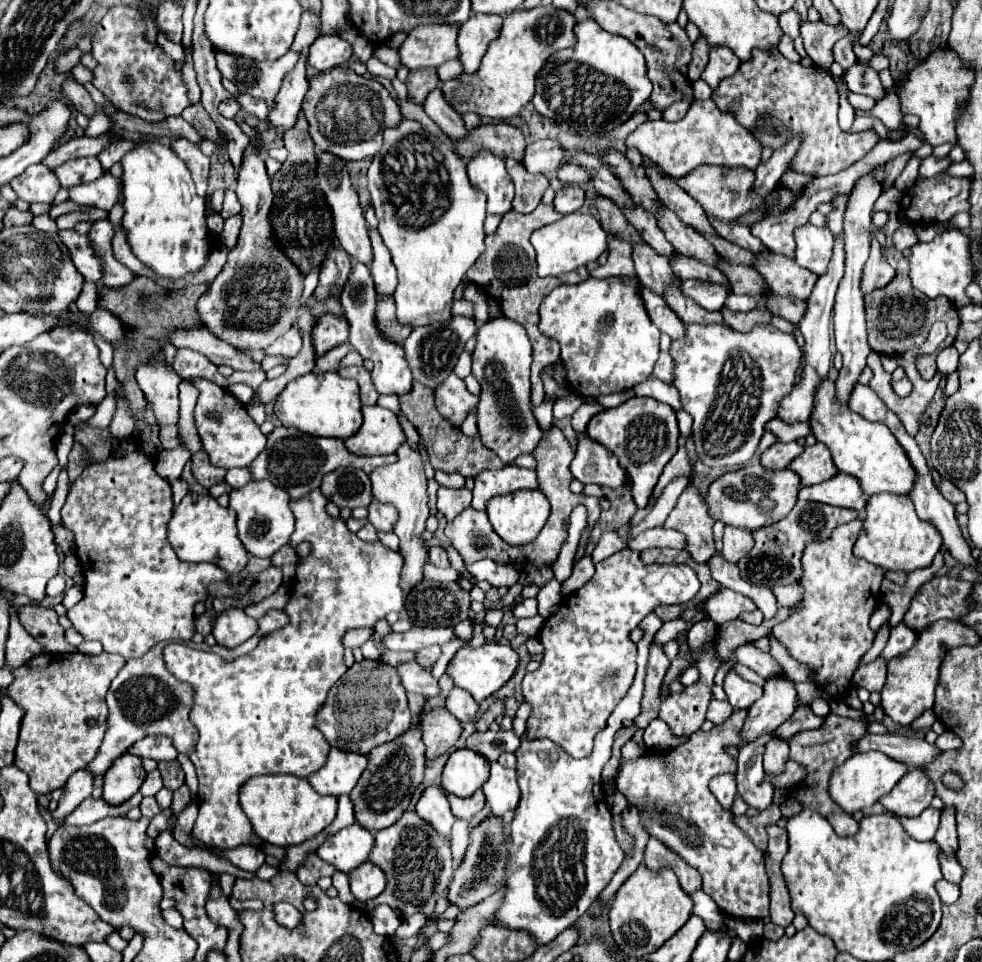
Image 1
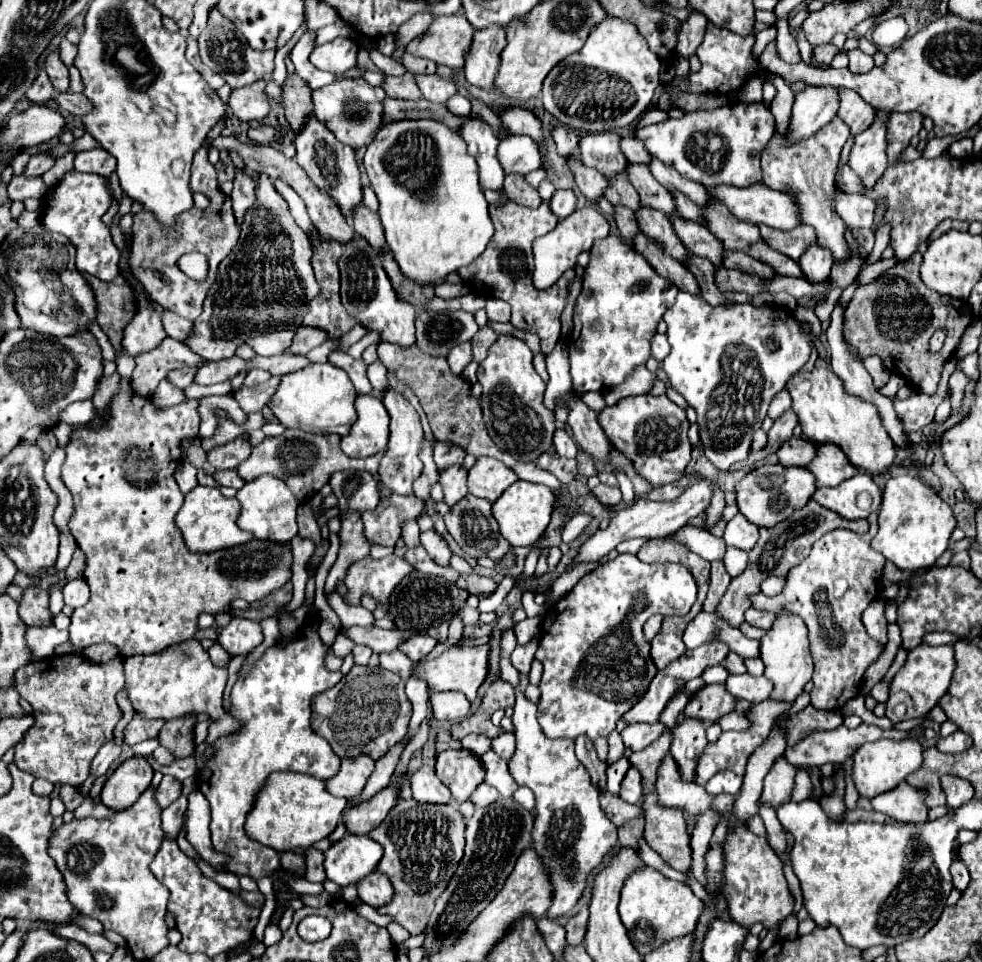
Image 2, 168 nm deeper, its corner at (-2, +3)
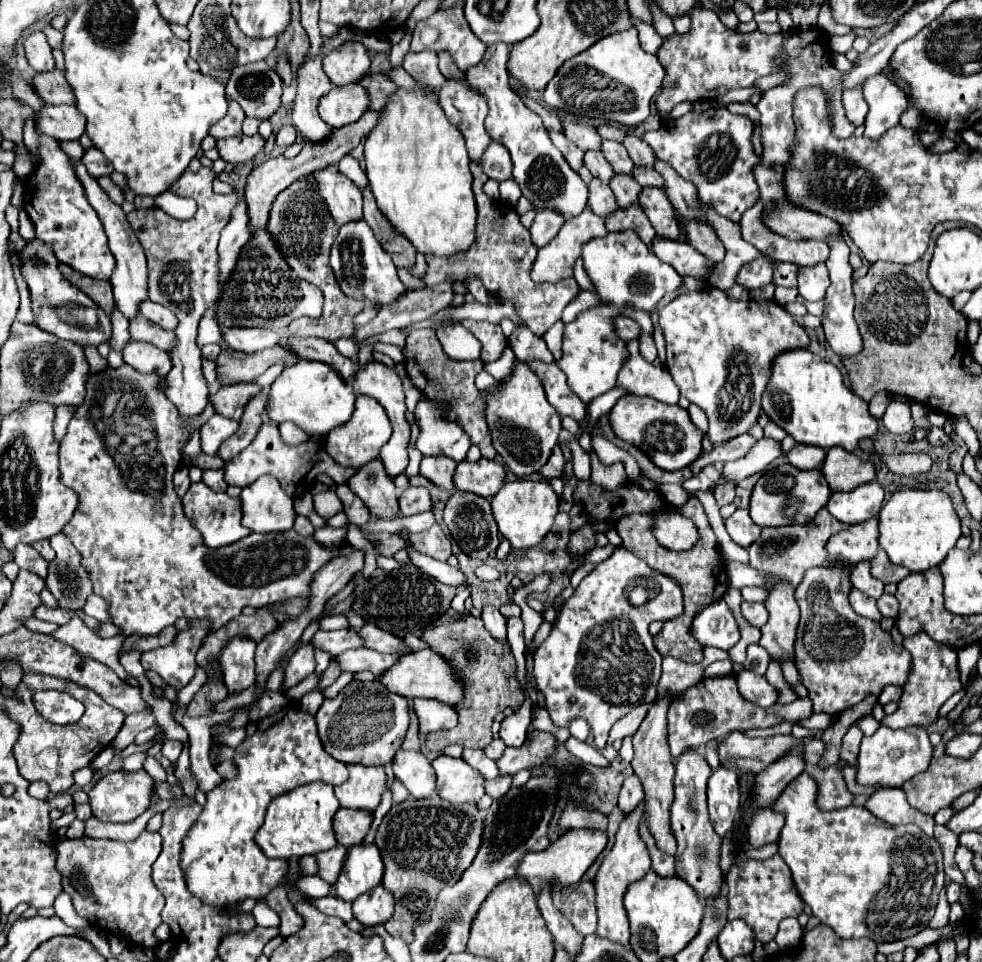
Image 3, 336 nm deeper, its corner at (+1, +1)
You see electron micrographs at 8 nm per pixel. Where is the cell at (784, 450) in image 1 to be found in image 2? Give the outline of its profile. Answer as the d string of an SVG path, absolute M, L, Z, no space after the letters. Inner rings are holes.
M803 436L799 438L789 438L779 450L779 462L785 466L807 466L817 454L817 444L813 444L811 440L805 440Z

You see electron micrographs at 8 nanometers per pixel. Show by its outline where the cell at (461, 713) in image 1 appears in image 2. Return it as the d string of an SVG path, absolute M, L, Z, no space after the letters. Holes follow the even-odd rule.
M437 692L431 694L429 702L431 702L431 716L435 720L451 720L451 722L465 718L471 706L469 700L465 700L465 696L461 696L459 692Z

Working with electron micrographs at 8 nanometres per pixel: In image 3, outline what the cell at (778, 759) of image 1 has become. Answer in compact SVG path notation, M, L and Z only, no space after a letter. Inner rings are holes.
M766 806L766 810L758 810L750 820L748 838L752 848L758 848L766 842L778 842L780 830L784 826L784 814L776 812L774 806Z

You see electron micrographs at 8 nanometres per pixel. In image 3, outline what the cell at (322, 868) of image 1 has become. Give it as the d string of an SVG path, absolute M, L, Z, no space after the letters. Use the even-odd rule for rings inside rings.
M336 846L336 848L330 848L322 854L316 854L316 862L318 862L318 876L322 880L326 880L328 884L334 884L336 878L338 878L338 872L342 868L342 862L344 862L344 856L346 856L346 848L344 846Z

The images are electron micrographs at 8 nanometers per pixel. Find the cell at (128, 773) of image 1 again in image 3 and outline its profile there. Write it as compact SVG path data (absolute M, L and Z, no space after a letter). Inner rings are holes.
M116 770L116 772L108 772L88 792L92 814L100 822L132 822L134 818L138 818L148 808L150 794L152 794L152 784L154 782L152 782L152 778L150 778L150 774L146 770L136 770L136 772Z

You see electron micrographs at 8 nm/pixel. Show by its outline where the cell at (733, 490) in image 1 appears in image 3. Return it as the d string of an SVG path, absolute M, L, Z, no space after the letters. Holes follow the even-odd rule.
M790 464L766 470L750 496L750 516L758 526L786 526L810 522L820 508L826 506L830 498L830 488L822 478L820 470L798 470Z

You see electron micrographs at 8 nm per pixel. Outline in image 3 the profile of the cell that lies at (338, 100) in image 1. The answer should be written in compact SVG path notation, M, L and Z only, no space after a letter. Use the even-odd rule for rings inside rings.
M346 84L340 88L334 86L328 94L324 94L320 98L318 112L328 126L342 128L356 122L368 110L368 106L368 94L360 84Z

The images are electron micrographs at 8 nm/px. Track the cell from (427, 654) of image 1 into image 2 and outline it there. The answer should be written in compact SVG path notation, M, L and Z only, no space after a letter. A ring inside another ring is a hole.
M415 634L411 638L407 638L405 642L399 644L399 650L405 652L413 662L425 658L433 648L435 648L437 640L431 638L431 636L425 636L425 634Z

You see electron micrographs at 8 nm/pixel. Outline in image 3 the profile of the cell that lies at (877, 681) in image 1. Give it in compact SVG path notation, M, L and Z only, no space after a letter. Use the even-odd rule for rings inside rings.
M852 588L852 592L850 592L850 604L852 604L852 608L860 616L866 616L866 618L870 618L874 622L880 622L882 620L882 614L880 614L880 610L876 606L876 600L870 598L870 596L866 596L866 594L862 594L856 588Z

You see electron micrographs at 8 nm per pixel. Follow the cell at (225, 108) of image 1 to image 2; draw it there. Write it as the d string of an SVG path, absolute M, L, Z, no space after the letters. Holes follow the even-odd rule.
M261 78L251 86L233 90L229 98L231 112L243 122L251 122L251 120L261 122L271 112L269 96L265 94L265 86L267 86L267 80Z

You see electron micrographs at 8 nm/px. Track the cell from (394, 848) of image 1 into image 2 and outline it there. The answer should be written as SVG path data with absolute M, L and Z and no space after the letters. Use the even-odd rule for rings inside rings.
M399 800L389 812L389 816L377 826L369 836L379 842L385 850L379 872L383 872L393 888L393 900L379 914L393 916L409 934L421 934L425 930L425 920L433 912L437 896L447 888L451 876L455 874L465 848L465 818L451 804L421 804L411 800Z

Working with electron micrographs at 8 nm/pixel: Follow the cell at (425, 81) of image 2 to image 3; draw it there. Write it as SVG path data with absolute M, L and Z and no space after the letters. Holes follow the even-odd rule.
M430 50L424 52L408 52L404 58L402 68L420 84L426 84L434 90L440 90L446 84L446 78L442 76L438 68L438 56Z

